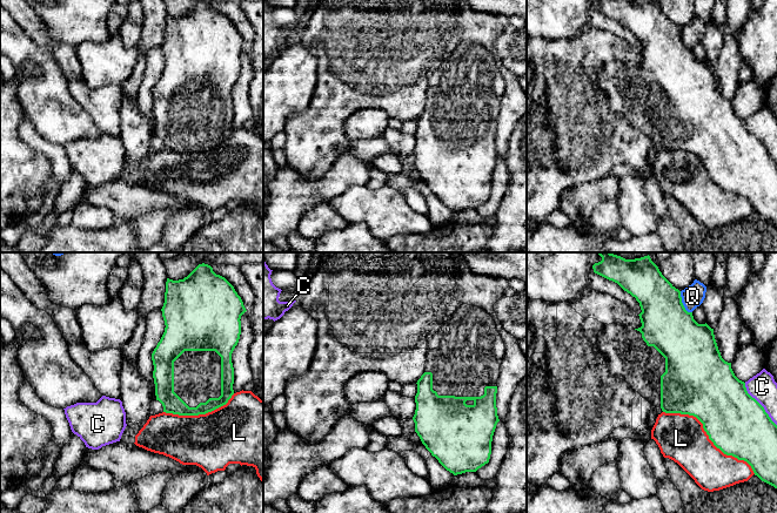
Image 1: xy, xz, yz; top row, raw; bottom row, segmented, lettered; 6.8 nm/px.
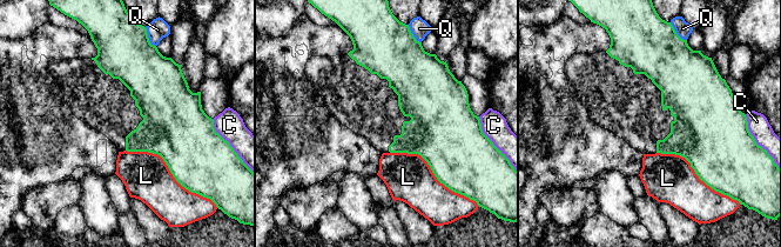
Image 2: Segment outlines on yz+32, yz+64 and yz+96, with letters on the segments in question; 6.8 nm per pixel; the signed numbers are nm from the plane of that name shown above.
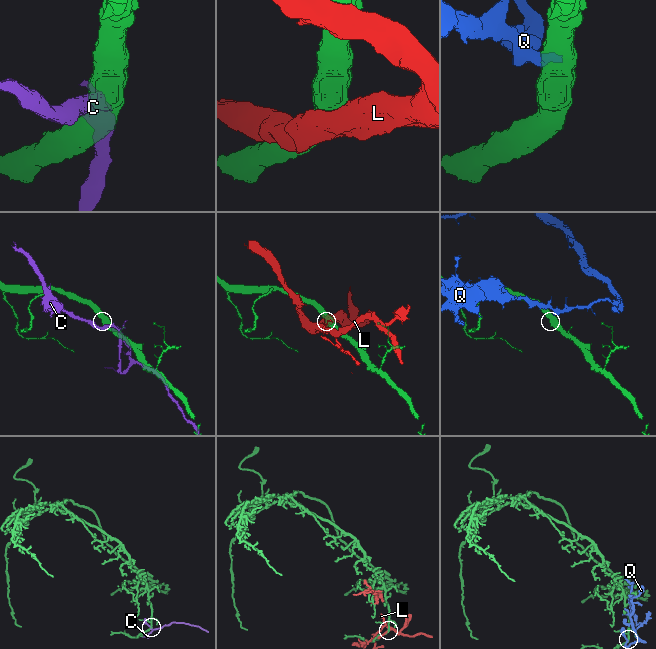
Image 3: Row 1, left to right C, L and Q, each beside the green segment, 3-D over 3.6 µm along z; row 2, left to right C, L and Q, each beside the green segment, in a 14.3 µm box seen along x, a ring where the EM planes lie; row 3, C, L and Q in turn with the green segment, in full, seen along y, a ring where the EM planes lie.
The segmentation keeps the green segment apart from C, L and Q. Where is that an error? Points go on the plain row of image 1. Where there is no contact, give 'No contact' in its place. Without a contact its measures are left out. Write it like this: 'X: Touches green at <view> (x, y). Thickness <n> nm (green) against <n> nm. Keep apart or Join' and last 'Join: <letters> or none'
C: Touches green at yz (759, 141). Thickness 420 nm (green) against 190 nm. Keep apart
L: Touches green at yz (709, 174). Thickness 420 nm (green) against 320 nm. Keep apart
Q: Touches green at yz (682, 40). Thickness 340 nm (green) against 150 nm. Keep apart
Join: none

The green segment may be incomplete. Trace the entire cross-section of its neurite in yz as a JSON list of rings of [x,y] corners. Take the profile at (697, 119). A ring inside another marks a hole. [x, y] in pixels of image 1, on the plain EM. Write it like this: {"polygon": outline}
{"polygon": [[[595,0],[592,6],[595,11],[617,20],[624,28],[635,34],[642,47],[638,52],[642,60],[641,65],[634,66],[632,63],[619,63],[612,60],[607,62],[597,72],[597,83],[607,97],[610,112],[625,117],[634,128],[638,129],[651,142],[661,144],[665,150],[681,150],[696,154],[703,161],[704,168],[717,185],[726,193],[732,193],[738,197],[746,198],[751,203],[755,212],[762,218],[777,225],[777,162],[771,157],[764,144],[748,130],[745,120],[735,113],[731,100],[728,100],[722,95],[715,76],[714,66],[706,60],[698,61],[694,56],[692,49],[688,49],[682,40],[681,28],[662,12],[655,0]]]}

